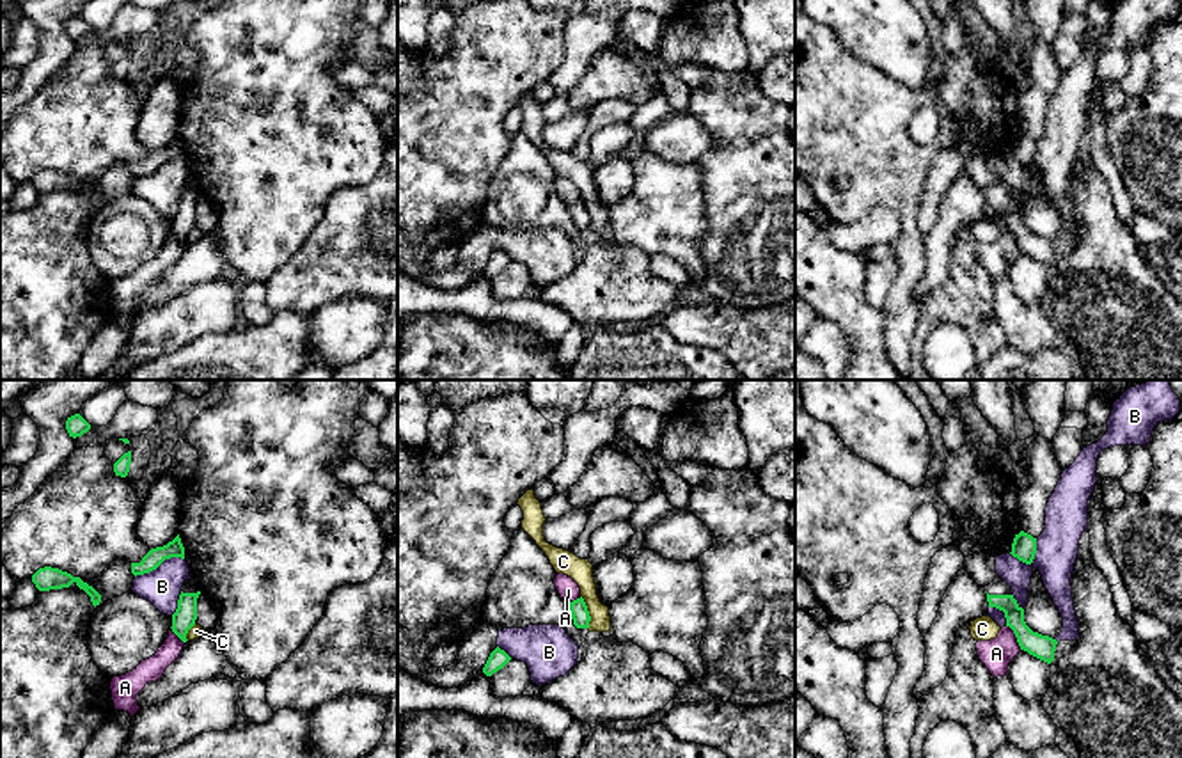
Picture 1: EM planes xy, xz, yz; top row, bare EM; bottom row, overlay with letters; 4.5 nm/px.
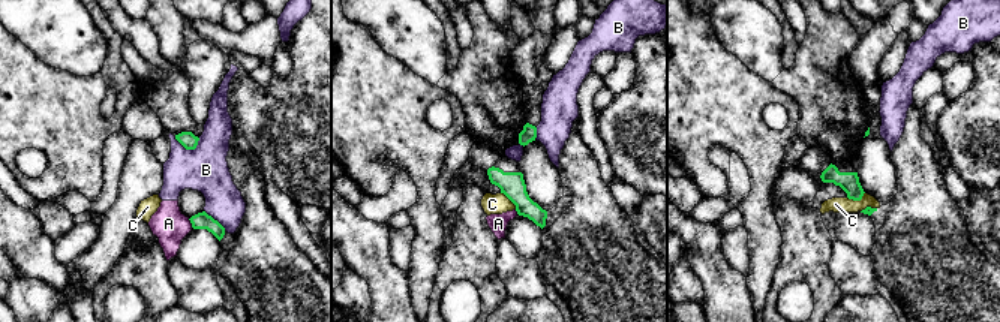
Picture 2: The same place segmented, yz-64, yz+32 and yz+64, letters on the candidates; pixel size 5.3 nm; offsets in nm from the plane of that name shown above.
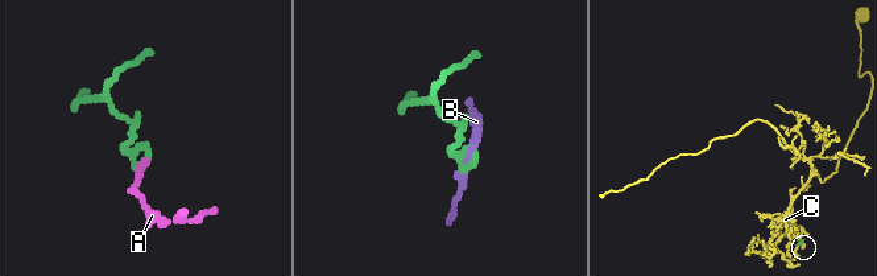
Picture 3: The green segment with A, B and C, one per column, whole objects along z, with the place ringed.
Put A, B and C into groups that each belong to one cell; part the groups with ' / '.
A B / C

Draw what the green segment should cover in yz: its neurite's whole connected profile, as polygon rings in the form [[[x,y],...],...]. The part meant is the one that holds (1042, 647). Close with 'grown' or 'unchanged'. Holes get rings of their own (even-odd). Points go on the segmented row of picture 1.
[[[999,577],[985,586],[989,607],[996,607],[1005,612],[1006,627],[1010,627],[1017,637],[1020,650],[1051,664],[1058,641],[1033,632],[1024,621],[1024,609],[1012,595],[1012,588]]]; grown

